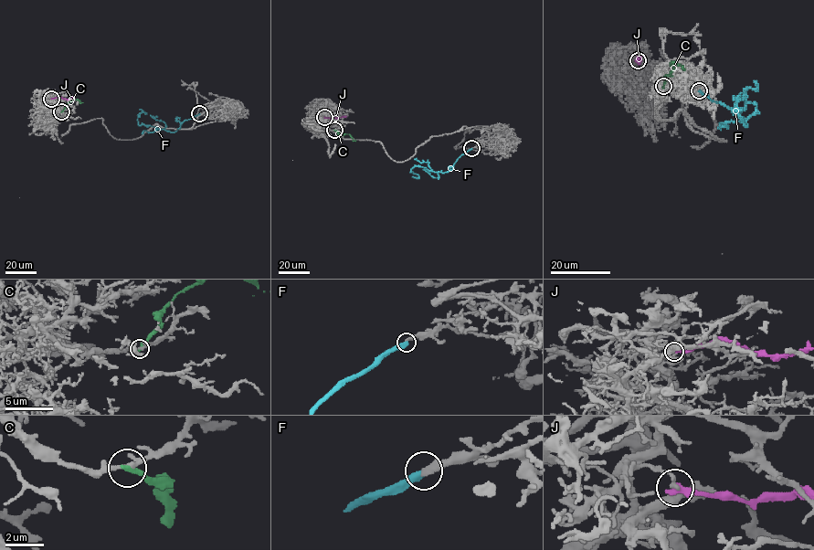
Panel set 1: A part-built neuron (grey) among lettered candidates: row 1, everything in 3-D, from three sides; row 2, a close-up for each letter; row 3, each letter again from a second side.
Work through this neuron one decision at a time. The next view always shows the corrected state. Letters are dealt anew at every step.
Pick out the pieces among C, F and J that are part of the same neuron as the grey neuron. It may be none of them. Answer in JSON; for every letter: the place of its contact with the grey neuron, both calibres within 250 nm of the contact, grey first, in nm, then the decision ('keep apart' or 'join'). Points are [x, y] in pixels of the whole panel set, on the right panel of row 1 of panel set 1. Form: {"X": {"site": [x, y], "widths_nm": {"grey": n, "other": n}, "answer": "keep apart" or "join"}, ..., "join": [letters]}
{"C": {"site": [663, 86], "widths_nm": {"grey": 170, "other": 320}, "answer": "keep apart"}, "F": {"site": [699, 90], "widths_nm": {"grey": 280, "other": 400}, "answer": "keep apart"}, "J": {"site": [638, 60], "widths_nm": {"grey": 200, "other": 380}, "answer": "keep apart"}, "join": []}

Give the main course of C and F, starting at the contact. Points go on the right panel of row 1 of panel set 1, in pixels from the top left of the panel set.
C: (663, 86), (665, 77), (673, 68), (671, 62), (683, 68)
F: (699, 90), (733, 109), (746, 125), (745, 120), (734, 112), (744, 107), (745, 91), (755, 88), (754, 80)

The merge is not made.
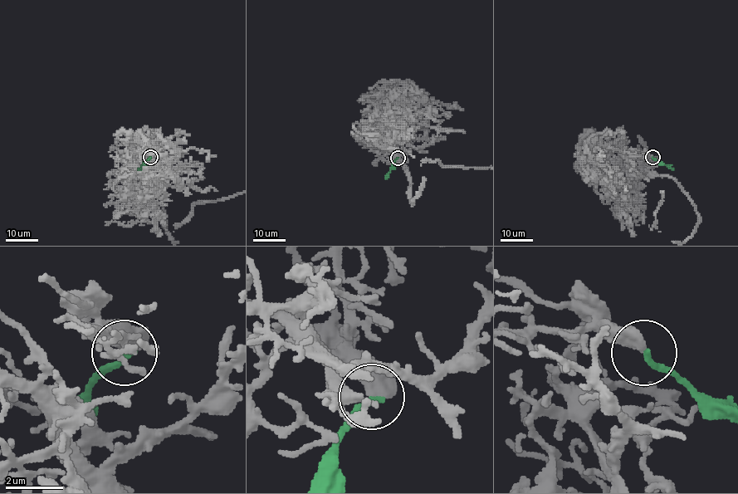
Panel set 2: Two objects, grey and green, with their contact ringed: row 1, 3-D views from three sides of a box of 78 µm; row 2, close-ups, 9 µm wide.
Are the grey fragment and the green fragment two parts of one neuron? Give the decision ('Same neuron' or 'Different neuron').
Different neuron

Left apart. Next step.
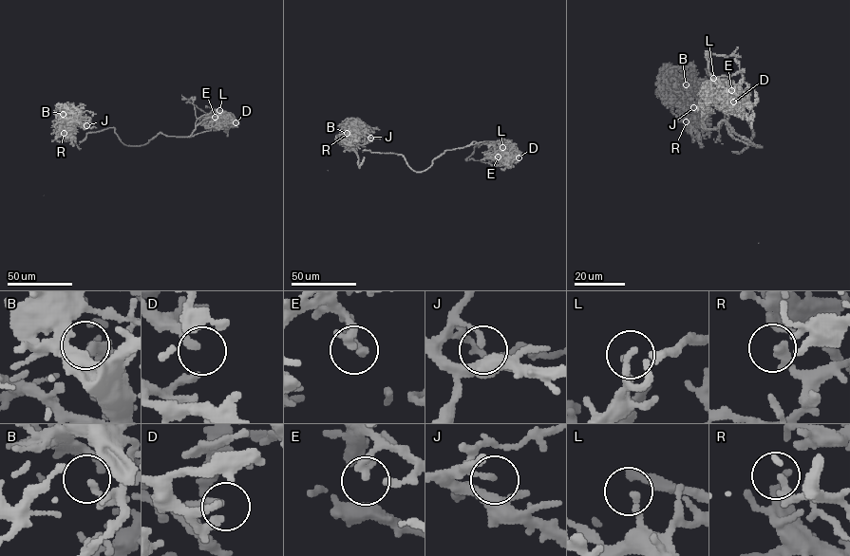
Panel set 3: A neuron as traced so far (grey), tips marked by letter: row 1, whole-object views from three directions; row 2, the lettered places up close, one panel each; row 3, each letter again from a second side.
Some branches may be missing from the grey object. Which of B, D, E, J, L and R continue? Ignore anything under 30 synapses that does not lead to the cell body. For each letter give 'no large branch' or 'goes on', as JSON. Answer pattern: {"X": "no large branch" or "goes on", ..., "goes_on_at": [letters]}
{"B": "no large branch", "D": "no large branch", "E": "no large branch", "J": "no large branch", "L": "no large branch", "R": "no large branch", "goes_on_at": []}

